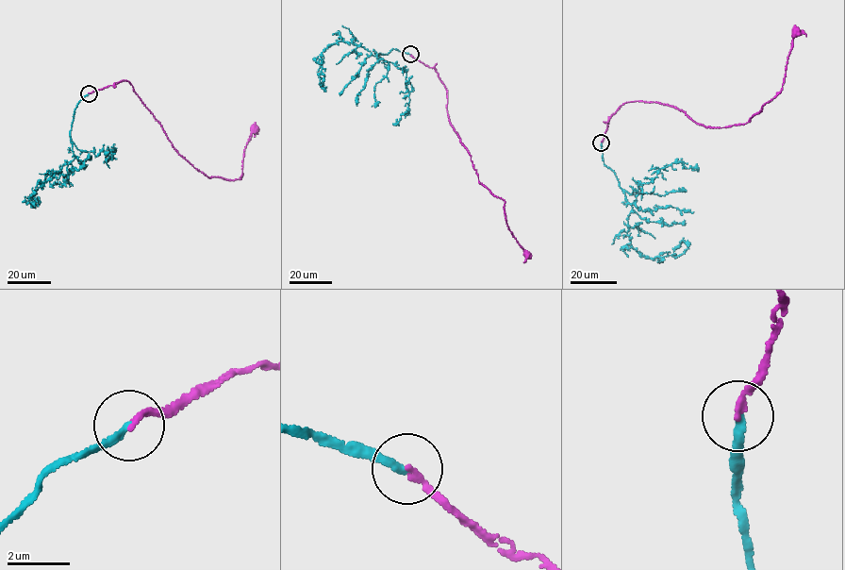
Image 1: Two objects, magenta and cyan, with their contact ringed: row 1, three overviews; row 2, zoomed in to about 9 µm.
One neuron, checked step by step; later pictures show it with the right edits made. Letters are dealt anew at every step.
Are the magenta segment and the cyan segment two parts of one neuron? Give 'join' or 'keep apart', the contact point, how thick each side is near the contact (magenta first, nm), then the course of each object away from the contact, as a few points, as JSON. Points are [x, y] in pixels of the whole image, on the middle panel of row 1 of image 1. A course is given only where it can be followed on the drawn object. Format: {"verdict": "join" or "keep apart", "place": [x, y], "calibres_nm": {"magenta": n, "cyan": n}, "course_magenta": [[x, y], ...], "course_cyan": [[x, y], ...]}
{"verdict": "keep apart", "place": [410, 54], "calibres_nm": {"magenta": 180, "cyan": 220}, "course_magenta": [[410, 54], [433, 68], [442, 82], [450, 123], [471, 156], [478, 179], [504, 201], [507, 225], [527, 255]], "course_cyan": [[410, 54], [396, 49], [375, 56], [353, 41], [339, 41], [322, 53], [319, 75], [320, 85], [324, 91]]}

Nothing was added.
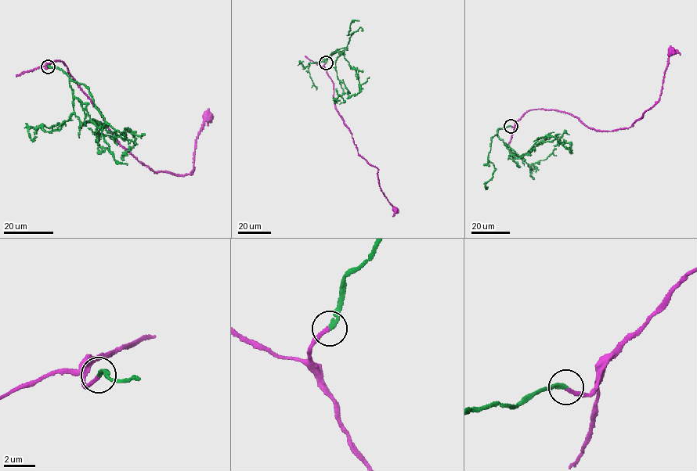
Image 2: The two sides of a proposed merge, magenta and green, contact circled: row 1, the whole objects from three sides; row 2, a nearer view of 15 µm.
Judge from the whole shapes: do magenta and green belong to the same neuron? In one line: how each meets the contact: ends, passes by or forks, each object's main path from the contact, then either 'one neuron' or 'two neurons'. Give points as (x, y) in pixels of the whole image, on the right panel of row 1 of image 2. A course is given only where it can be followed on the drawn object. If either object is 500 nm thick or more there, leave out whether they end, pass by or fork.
magenta ends there; green ends there; magenta runs (511, 126), (514, 126), (529, 110), (543, 109), (572, 114), (596, 131), (630, 127), (659, 100), (671, 51); green runs (511, 126), (496, 131), (498, 137), (515, 158), (527, 154), (540, 138), (548, 136), (555, 137), (570, 151); one neuron

